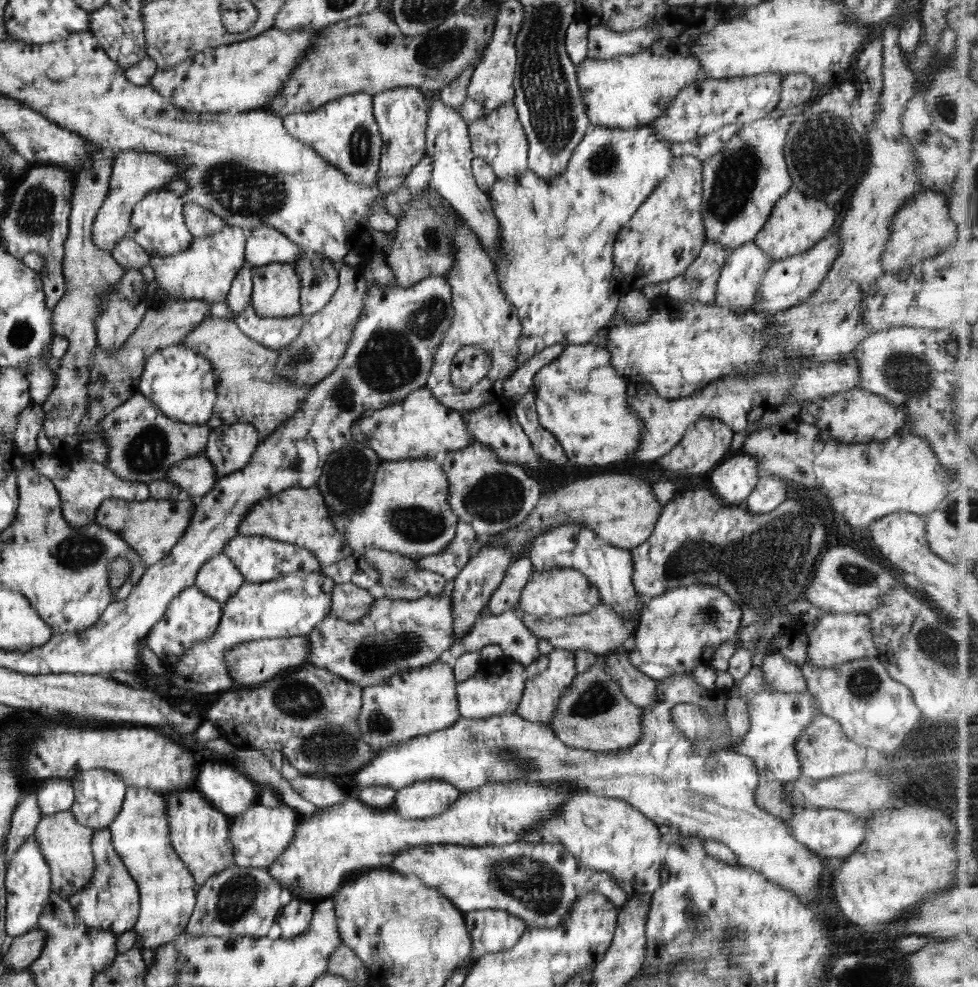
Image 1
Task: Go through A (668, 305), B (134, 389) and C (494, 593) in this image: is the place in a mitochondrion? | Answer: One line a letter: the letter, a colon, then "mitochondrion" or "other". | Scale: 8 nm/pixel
A: other
B: other
C: other

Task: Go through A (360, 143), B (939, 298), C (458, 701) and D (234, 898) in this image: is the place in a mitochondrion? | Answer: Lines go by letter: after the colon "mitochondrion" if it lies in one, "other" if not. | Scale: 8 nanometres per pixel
A: mitochondrion
B: other
C: other
D: mitochondrion

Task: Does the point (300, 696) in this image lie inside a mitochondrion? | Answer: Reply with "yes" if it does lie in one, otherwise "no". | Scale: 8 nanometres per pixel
yes

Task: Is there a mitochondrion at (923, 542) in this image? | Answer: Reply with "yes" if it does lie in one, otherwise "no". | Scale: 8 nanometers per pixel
no

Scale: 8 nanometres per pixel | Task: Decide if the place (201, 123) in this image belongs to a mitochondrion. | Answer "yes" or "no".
no

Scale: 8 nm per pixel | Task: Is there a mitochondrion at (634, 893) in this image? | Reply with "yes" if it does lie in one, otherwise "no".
no

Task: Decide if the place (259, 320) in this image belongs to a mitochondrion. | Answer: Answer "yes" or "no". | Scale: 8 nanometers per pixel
no

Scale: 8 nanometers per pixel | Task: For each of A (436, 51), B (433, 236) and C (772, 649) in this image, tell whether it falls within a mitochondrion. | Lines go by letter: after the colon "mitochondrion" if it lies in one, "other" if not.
A: mitochondrion
B: mitochondrion
C: other

